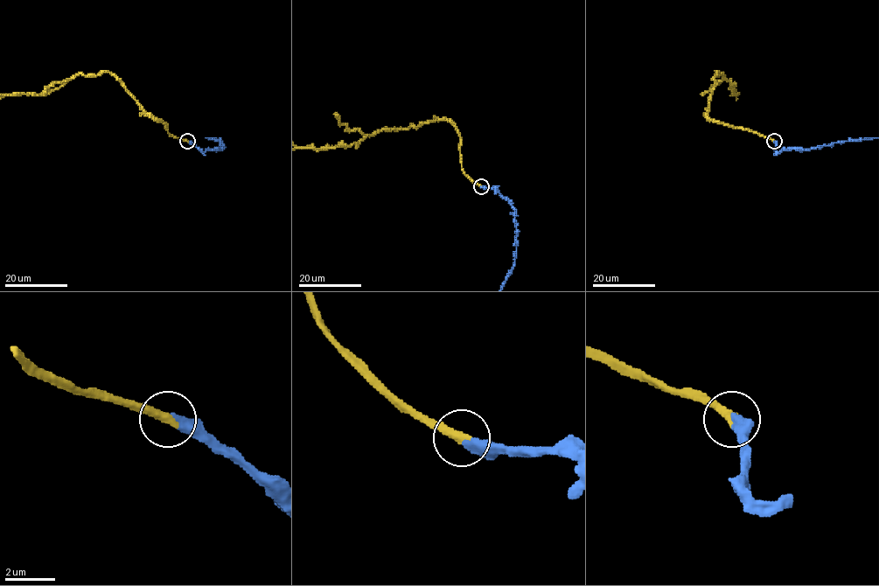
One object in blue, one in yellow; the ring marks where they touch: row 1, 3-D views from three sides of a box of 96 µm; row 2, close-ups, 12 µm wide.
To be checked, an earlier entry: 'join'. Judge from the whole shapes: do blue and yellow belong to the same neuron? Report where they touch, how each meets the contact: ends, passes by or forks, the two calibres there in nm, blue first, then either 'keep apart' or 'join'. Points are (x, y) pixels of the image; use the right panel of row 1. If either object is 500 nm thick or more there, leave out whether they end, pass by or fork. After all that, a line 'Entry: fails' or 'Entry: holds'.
place (774, 141); blue ends; yellow ends; calibres 440 and 360 nm; join
Entry: holds

